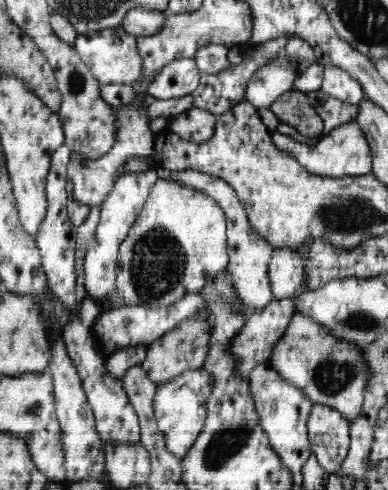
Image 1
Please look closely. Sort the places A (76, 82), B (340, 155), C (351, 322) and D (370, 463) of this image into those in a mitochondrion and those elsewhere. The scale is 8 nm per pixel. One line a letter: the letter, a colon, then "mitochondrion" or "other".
A: mitochondrion
B: other
C: mitochondrion
D: other

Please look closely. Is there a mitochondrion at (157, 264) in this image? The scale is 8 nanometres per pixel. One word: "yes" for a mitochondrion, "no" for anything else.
yes

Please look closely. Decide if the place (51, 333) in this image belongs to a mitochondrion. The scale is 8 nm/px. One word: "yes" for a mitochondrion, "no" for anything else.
no

